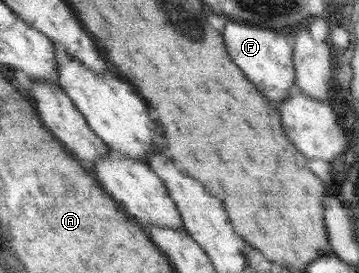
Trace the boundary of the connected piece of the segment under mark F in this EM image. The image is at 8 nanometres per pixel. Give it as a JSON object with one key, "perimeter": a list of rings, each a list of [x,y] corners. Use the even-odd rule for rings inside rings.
{"perimeter":[[[227,19],[221,37],[233,64],[237,64],[237,68],[249,78],[249,82],[253,82],[259,94],[263,94],[267,100],[273,100],[277,105],[289,96],[291,86],[295,85],[295,67],[291,61],[291,44],[285,33],[263,30],[248,23]]]}

